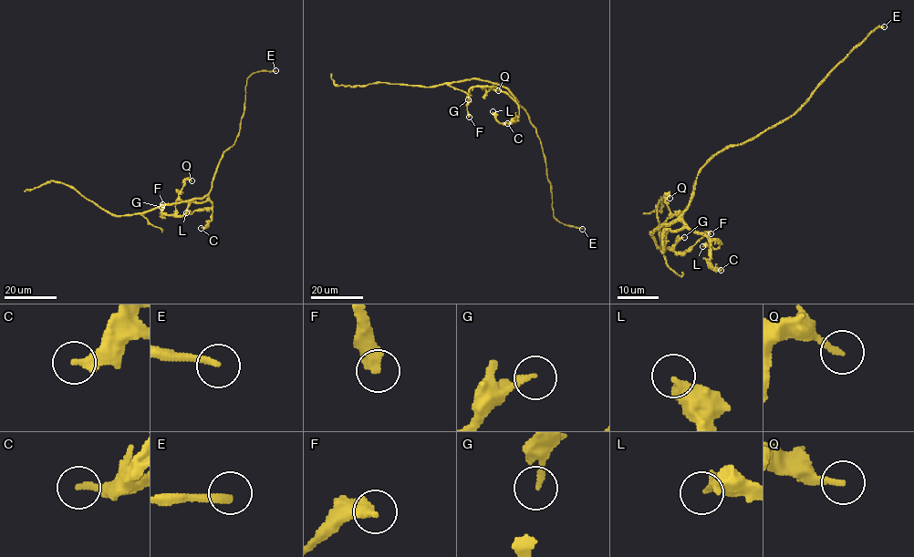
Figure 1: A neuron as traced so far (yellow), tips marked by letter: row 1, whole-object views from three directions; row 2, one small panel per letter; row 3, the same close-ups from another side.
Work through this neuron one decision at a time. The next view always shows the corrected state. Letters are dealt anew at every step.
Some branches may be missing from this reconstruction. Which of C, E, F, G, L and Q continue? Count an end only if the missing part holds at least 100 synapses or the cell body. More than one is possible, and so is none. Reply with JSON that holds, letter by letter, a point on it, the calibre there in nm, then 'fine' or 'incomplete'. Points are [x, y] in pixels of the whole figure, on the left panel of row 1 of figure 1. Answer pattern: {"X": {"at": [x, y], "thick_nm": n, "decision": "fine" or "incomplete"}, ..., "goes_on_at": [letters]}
{"C": {"at": [201, 228], "thick_nm": 320, "decision": "fine"}, "E": {"at": [275, 70], "thick_nm": 240, "decision": "incomplete"}, "F": {"at": [162, 204], "thick_nm": 480, "decision": "fine"}, "G": {"at": [161, 207], "thick_nm": 150, "decision": "fine"}, "L": {"at": [186, 212], "thick_nm": 360, "decision": "fine"}, "Q": {"at": [192, 180], "thick_nm": 200, "decision": "fine"}, "goes_on_at": ["E"]}

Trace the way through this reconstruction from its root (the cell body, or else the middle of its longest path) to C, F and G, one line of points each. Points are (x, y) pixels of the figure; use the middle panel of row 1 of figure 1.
C: (513, 95), (518, 105), (518, 117), (507, 123)
F: (513, 95), (514, 99), (494, 86), (472, 87), (468, 95), (469, 117)
G: (513, 95), (514, 99), (494, 86), (473, 86), (469, 89), (468, 99)

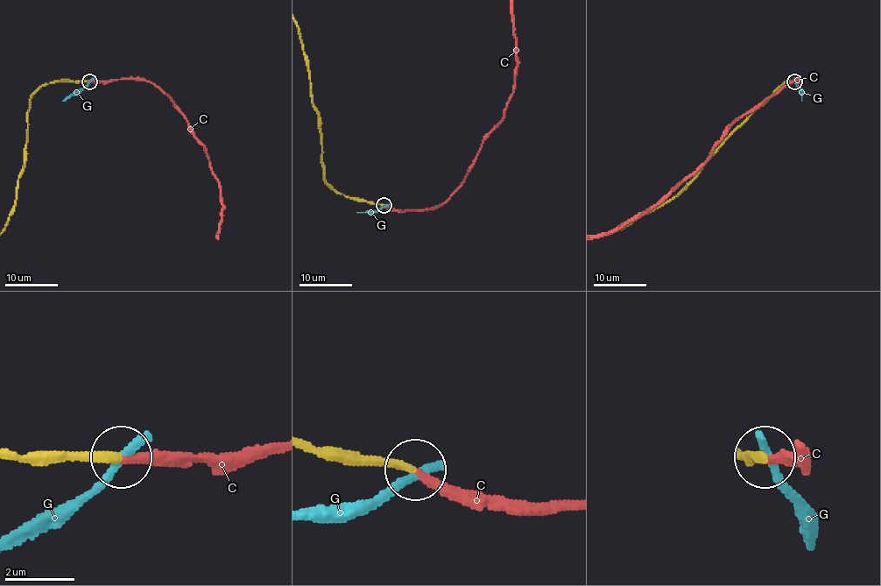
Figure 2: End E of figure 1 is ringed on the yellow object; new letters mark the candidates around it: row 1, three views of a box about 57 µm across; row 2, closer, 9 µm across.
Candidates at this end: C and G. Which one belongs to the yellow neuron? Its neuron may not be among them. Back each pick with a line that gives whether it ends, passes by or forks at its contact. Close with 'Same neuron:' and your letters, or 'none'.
C: it ends
Same neuron: C

